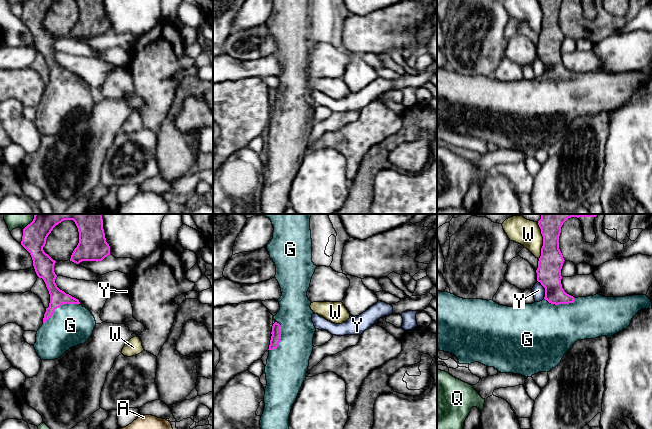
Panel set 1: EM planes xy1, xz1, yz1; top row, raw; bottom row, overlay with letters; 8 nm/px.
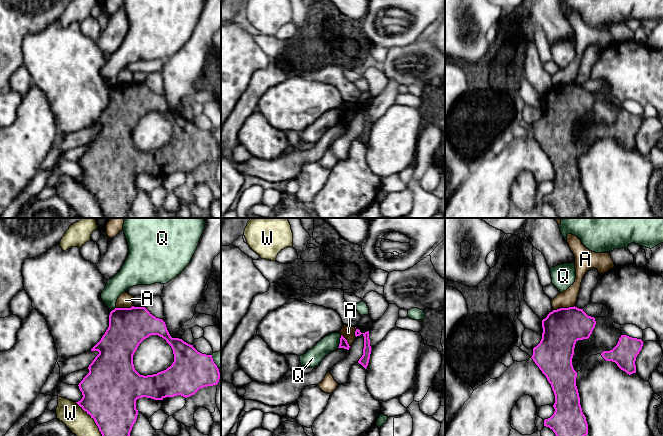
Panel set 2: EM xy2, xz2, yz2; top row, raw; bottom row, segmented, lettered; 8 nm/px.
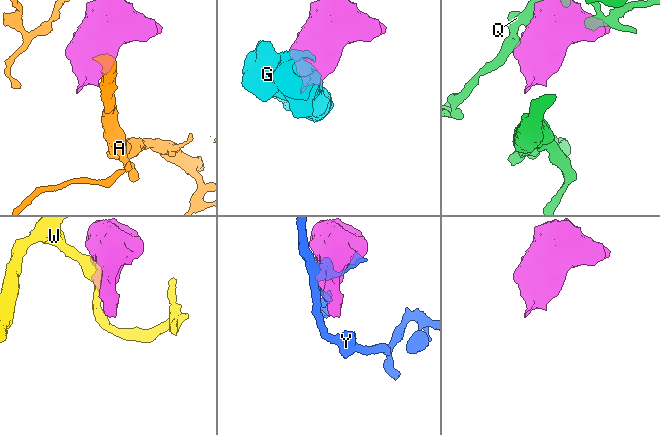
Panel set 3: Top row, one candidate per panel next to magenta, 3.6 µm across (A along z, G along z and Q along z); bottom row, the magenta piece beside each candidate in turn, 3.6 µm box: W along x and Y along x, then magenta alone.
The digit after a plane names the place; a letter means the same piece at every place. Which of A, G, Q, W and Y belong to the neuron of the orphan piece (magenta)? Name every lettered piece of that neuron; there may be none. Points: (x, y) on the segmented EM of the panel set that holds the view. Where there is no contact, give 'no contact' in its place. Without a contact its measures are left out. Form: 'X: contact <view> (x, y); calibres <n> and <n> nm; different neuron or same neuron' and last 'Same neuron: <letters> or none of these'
A: contact yz2 (564, 308); calibres 300 and 140 nm; different neuron
G: contact xy1 (60, 305); calibres 130 and 340 nm; same neuron
Q: contact xz2 (340, 341); calibres 70 and 140 nm; different neuron
W: contact xy2 (92, 417); calibres 440 and 200 nm; different neuron
Y: contact yz1 (545, 289); calibres 200 and 100 nm; different neuron
Same neuron: G

